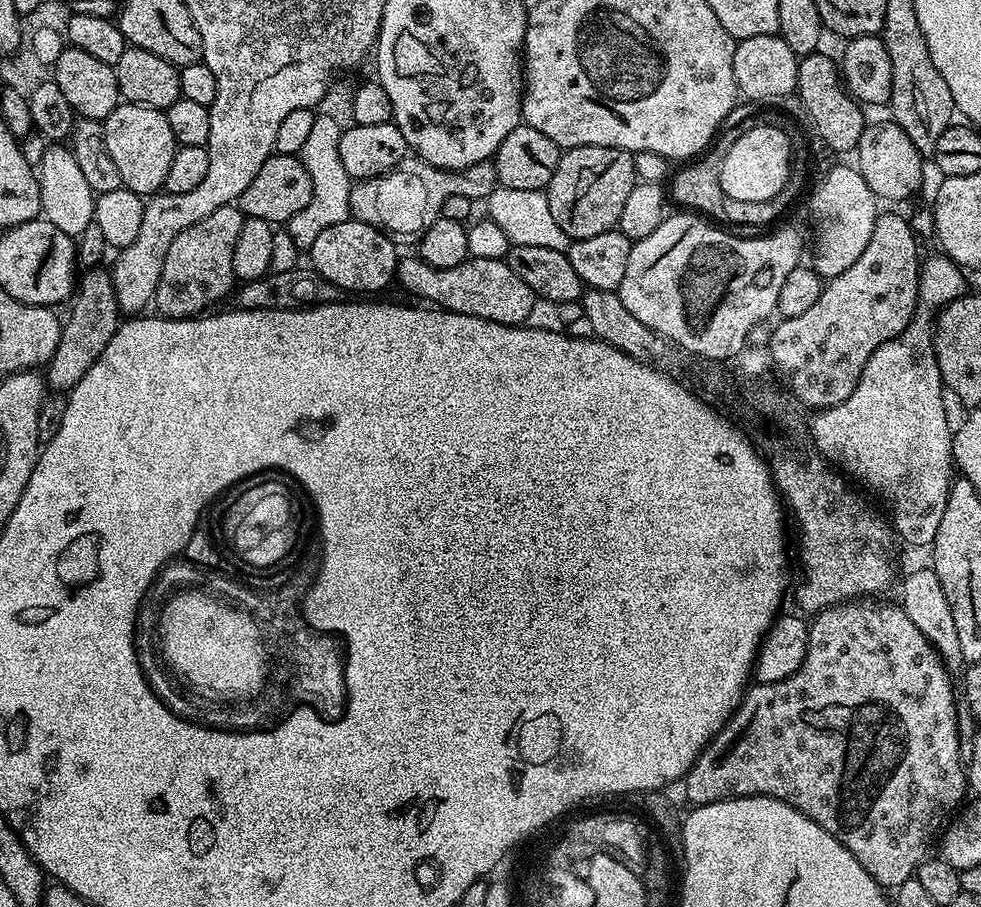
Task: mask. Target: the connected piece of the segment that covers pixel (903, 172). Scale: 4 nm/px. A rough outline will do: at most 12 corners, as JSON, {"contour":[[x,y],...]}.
{"contour":[[891,118],[869,123],[855,167],[881,201],[908,200],[925,157]]}

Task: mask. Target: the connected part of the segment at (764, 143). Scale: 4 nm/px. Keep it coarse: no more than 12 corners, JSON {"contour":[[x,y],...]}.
{"contour":[[774,126],[746,130],[722,162],[722,190],[766,202],[786,186],[790,142]]}

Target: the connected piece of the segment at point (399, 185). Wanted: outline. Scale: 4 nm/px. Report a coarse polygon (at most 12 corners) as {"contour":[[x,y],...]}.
{"contour":[[406,158],[353,183],[351,219],[415,245],[442,202],[497,186],[483,160],[459,172]]}

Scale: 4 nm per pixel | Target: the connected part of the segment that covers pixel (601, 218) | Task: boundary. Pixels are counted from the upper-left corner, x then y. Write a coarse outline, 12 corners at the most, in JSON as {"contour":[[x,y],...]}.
{"contour":[[561,151],[546,191],[569,241],[619,225],[633,153]]}

